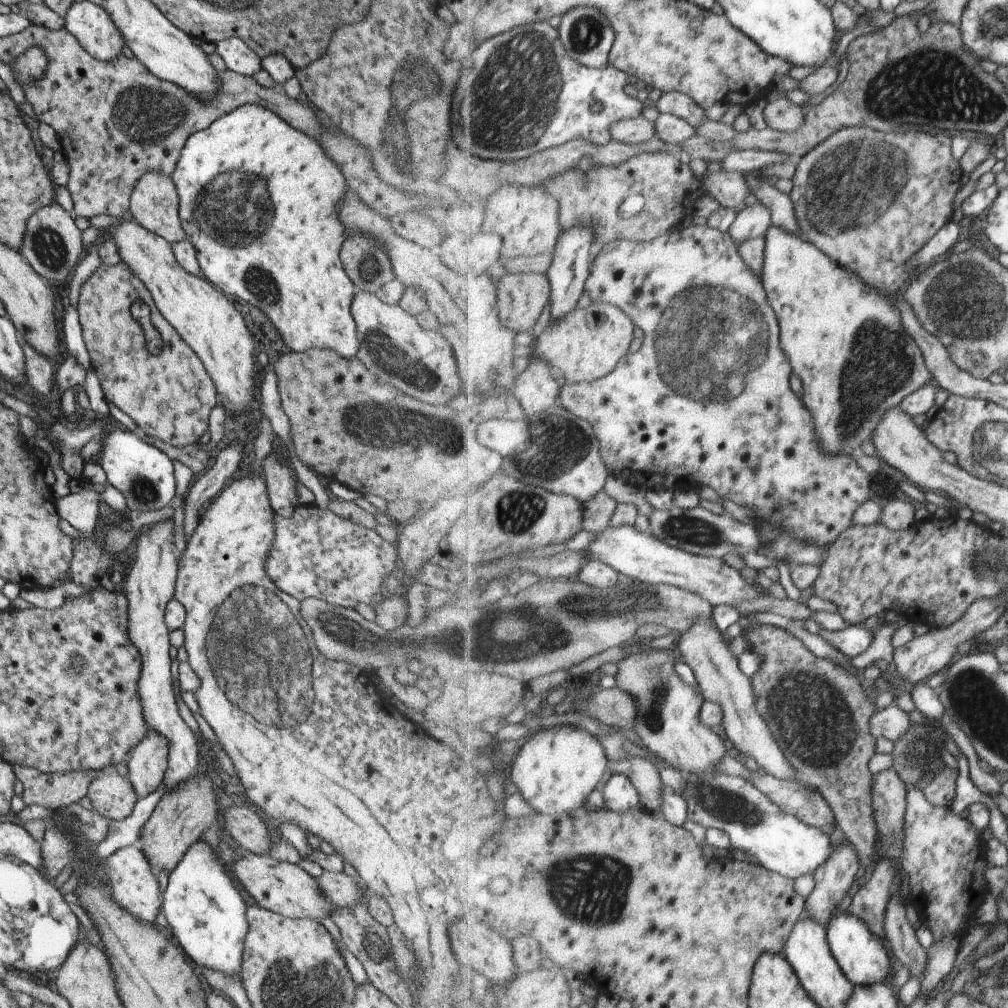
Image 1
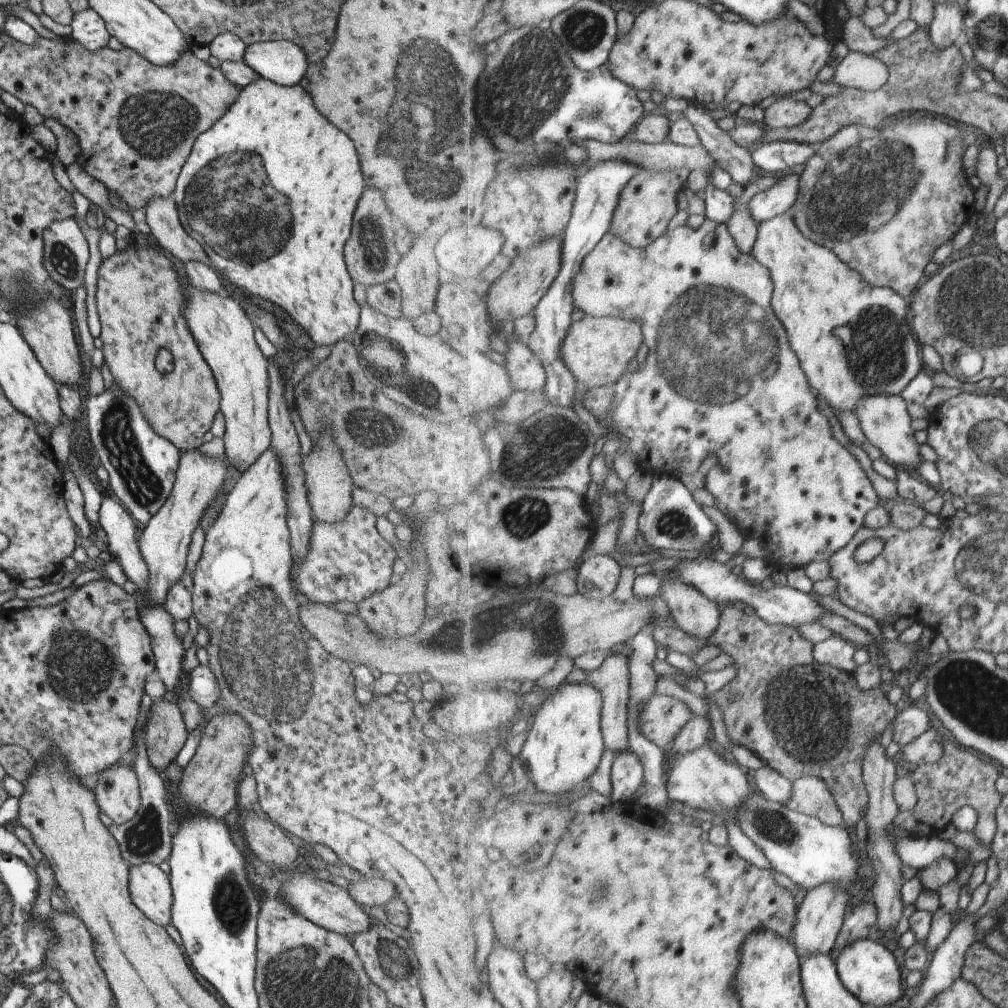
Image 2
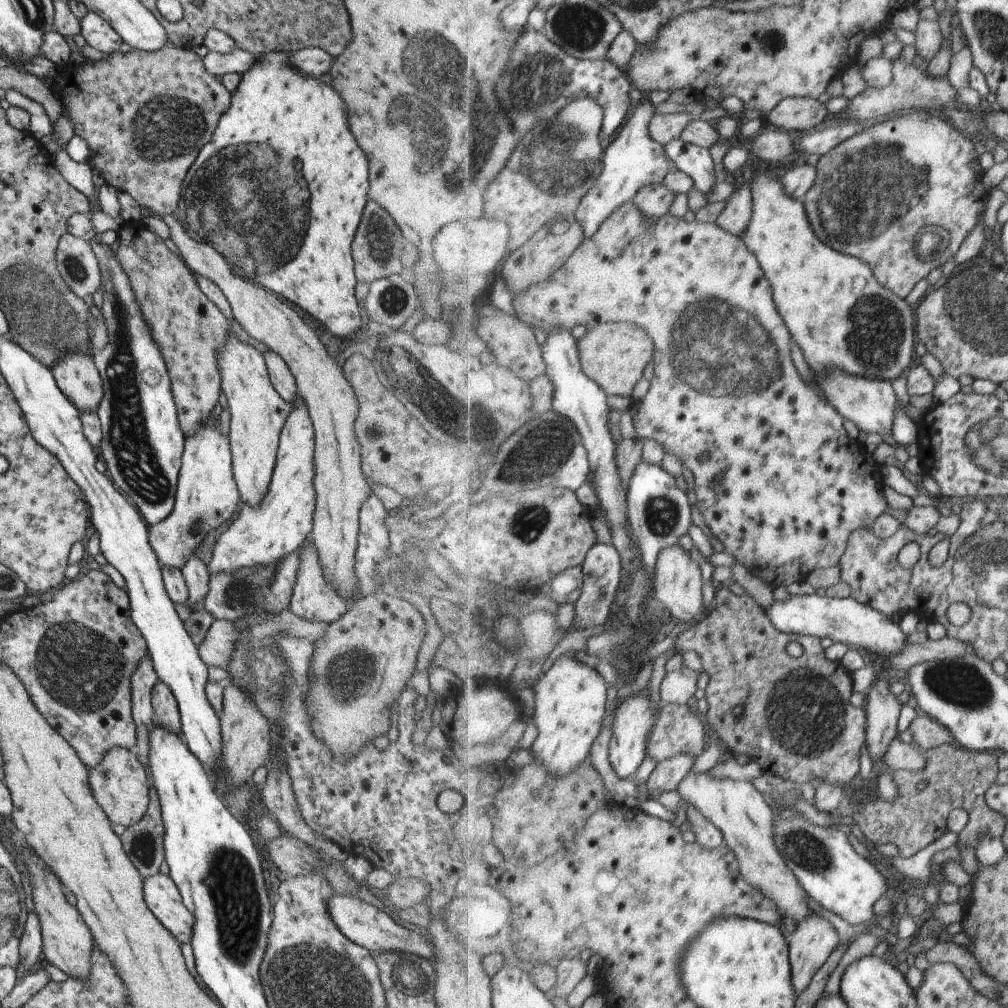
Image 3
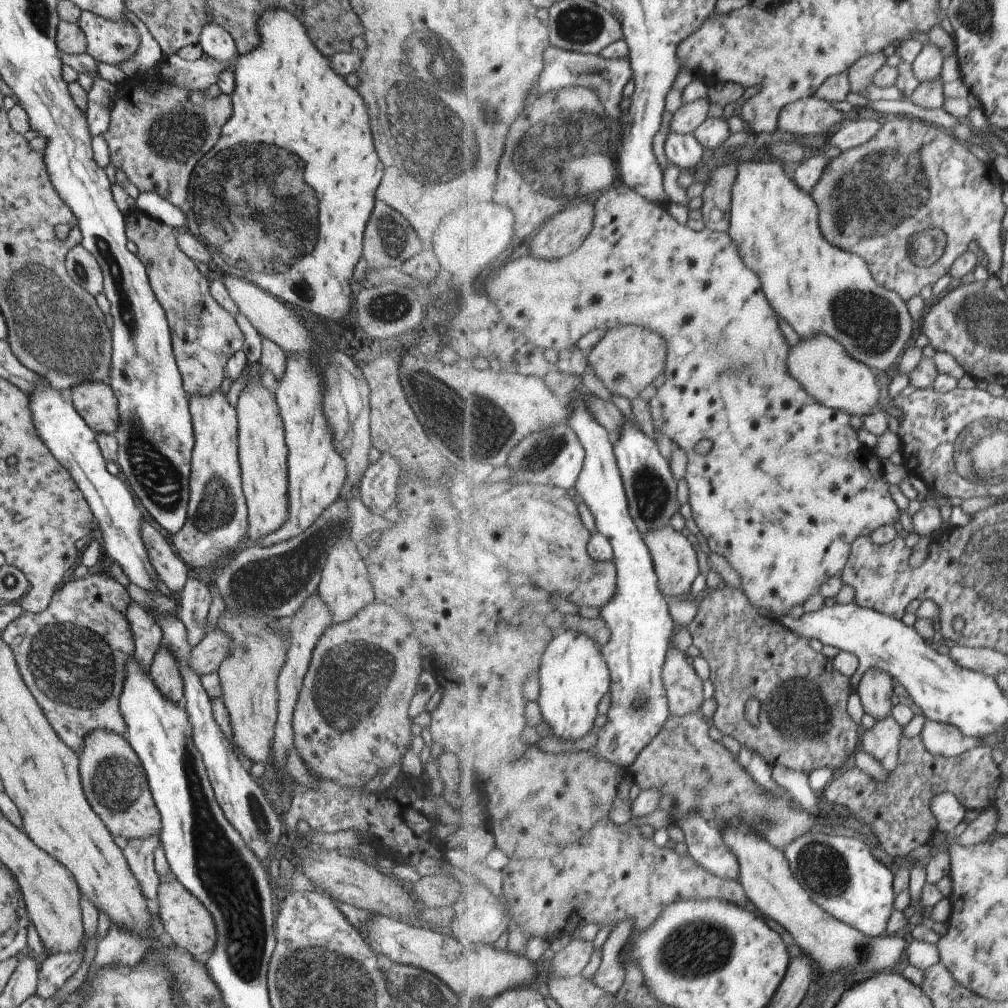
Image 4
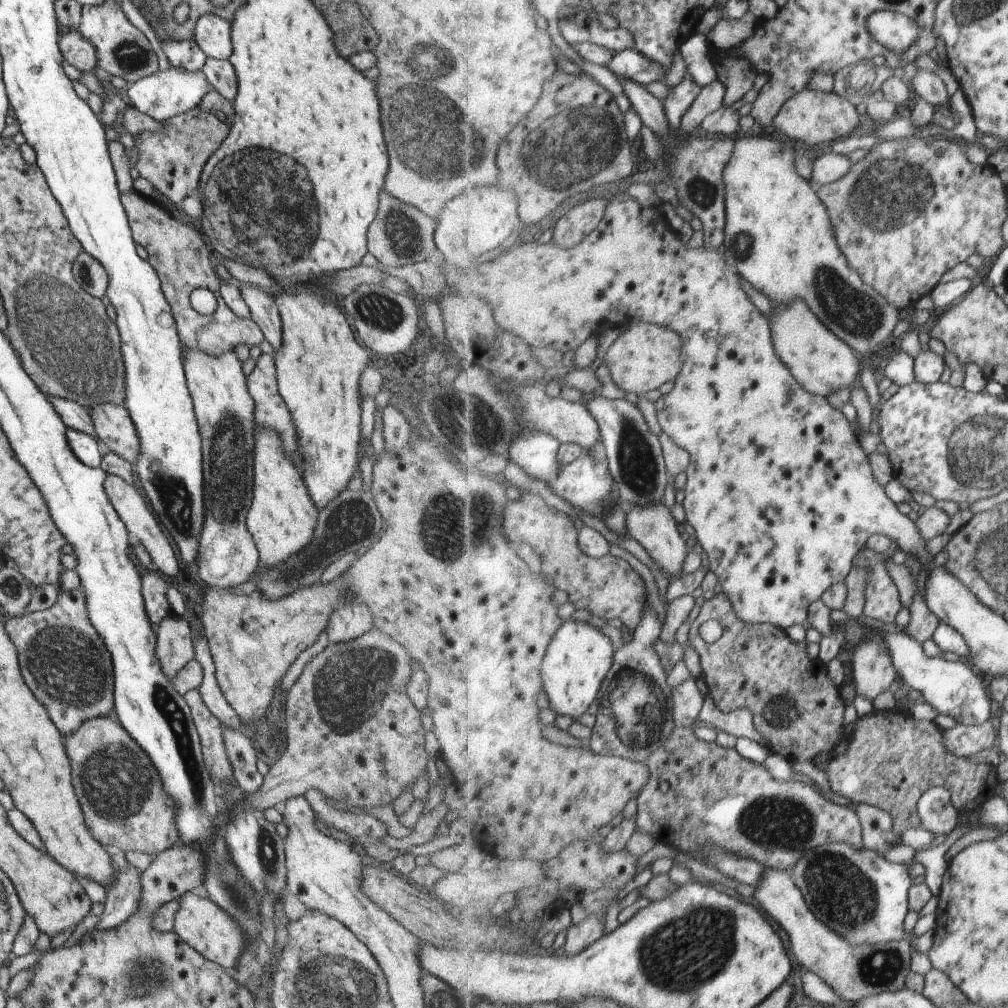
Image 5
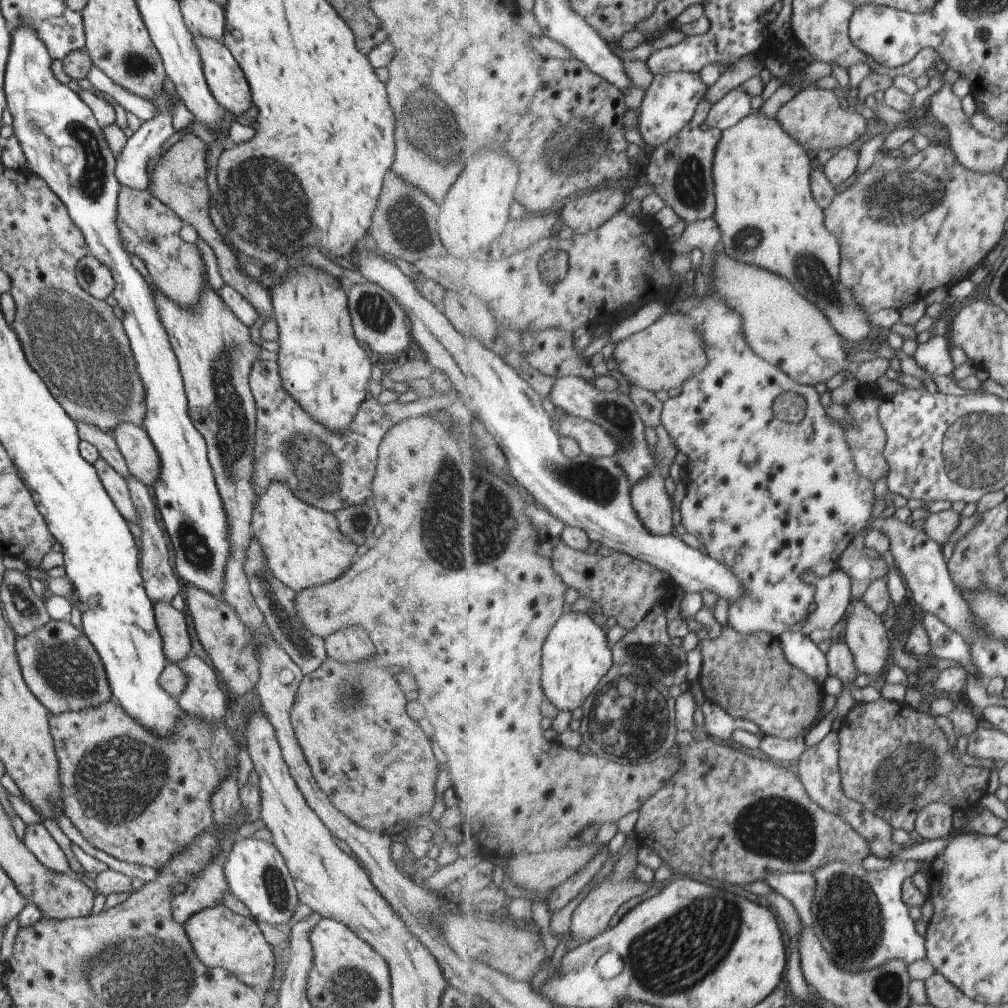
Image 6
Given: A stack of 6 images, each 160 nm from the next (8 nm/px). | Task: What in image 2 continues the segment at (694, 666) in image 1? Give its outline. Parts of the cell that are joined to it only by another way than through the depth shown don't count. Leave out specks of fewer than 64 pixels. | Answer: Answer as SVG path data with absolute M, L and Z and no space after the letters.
M669 580L662 584L663 596L673 612L673 624L687 634L707 642L719 630L722 609L701 594L695 586Z

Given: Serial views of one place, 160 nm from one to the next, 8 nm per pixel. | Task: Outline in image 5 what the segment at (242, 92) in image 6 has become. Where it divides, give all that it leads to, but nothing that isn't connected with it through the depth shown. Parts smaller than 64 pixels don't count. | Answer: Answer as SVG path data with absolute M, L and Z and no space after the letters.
M205 60L201 72L211 89L228 101L233 101L237 94L237 84L233 68L228 60Z

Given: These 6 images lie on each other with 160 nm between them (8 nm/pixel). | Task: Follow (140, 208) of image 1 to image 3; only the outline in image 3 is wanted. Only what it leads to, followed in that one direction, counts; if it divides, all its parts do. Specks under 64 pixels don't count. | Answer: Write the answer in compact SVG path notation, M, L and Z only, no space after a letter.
M163 215L161 220L169 227L170 239L179 250L181 260L187 268L195 276L208 278L219 287L229 303L230 318L234 318L242 326L244 334L263 342L269 351L280 356L293 375L296 392L305 401L314 432L312 483L316 505L309 538L315 547L318 565L328 588L335 591L349 607L358 599L354 552L359 510L366 496L371 493L366 479L363 478L361 448L354 432L358 418L358 398L350 382L347 382L342 366L327 354L317 332L297 312L287 303L283 304L275 293L255 286L254 283L247 282L247 279L239 278L214 247L208 243L193 241L175 215Z

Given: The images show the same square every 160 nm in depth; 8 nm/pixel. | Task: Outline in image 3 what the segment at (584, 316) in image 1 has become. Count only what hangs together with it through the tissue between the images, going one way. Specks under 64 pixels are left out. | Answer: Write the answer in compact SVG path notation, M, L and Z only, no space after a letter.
M609 321L587 330L578 341L582 367L589 378L595 379L606 393L613 396L631 396L637 382L643 378L643 372L649 362L655 360L654 338L635 323Z

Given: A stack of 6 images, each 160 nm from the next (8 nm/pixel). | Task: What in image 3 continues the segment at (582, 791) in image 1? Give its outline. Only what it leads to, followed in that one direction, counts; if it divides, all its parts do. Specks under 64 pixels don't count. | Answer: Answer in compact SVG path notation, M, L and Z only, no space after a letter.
M568 651L547 669L535 684L533 722L538 735L531 746L538 763L545 765L553 774L566 777L589 760L593 742L607 722L608 684L595 667L587 666L575 658L575 651Z

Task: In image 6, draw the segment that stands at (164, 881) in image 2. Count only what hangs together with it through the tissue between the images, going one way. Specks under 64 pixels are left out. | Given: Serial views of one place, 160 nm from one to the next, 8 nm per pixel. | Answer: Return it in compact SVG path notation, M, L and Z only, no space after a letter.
M217 905L192 914L181 926L195 956L207 968L226 970L248 987L269 988L273 976L273 953L253 919L233 913L224 905Z

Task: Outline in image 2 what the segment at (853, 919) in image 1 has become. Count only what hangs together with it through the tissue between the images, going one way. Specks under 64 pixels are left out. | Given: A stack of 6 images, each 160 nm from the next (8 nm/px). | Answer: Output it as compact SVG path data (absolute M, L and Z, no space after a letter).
M861 938L845 942L843 950L839 950L836 963L838 974L846 988L858 996L862 1003L871 1006L888 1006L895 1004L899 998L905 998L910 990L903 988L901 970L897 966L895 956L886 948L885 942L877 942L876 938Z

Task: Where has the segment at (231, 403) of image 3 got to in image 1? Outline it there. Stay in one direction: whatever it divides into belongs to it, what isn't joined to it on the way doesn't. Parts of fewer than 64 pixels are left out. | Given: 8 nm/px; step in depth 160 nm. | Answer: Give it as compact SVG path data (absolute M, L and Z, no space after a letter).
M133 219L111 224L105 232L105 236L115 242L119 262L123 262L123 266L127 266L127 270L147 288L160 316L199 358L218 393L223 411L241 414L250 410L258 397L255 394L255 374L258 370L255 366L256 353L253 338L241 314L235 310L235 299L227 298L205 279L187 274L175 262L169 244L136 224Z

